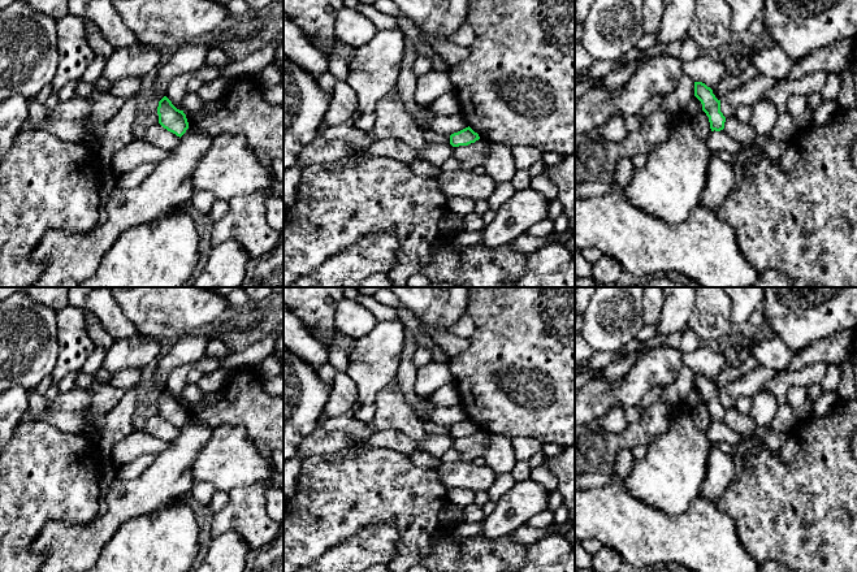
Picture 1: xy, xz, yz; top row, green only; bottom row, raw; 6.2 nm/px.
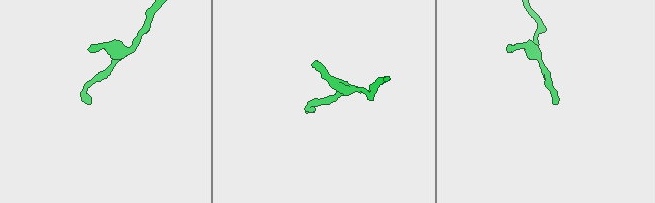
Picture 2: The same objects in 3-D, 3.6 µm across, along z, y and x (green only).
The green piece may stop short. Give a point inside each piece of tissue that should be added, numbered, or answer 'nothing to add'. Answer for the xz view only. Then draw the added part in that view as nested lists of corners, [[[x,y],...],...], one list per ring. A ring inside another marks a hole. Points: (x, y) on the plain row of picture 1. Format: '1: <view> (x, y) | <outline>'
nothing to add

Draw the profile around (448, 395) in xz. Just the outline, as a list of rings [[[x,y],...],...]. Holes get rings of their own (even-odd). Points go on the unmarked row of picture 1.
[[[451,381],[440,387],[438,390],[436,390],[429,396],[429,400],[440,407],[453,407],[453,406],[462,406],[463,398],[456,386],[456,382]]]

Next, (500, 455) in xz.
[[[493,434],[492,441],[488,443],[482,458],[497,474],[511,473],[516,460],[511,438],[505,436]]]

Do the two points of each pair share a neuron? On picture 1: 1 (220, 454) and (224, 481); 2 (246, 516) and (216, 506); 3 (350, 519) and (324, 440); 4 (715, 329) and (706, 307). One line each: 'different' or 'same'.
1: same
2: different
3: different
4: same

